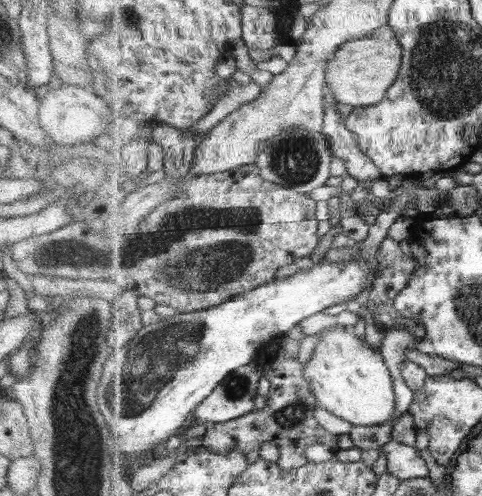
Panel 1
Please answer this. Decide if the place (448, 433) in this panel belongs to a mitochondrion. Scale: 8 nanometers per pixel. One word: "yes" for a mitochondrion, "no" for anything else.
no

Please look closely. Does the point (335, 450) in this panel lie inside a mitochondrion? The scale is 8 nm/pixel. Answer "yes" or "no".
no

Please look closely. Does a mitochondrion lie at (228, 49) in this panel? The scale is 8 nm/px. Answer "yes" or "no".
no

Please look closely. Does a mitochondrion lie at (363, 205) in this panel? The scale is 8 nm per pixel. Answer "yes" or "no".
no

